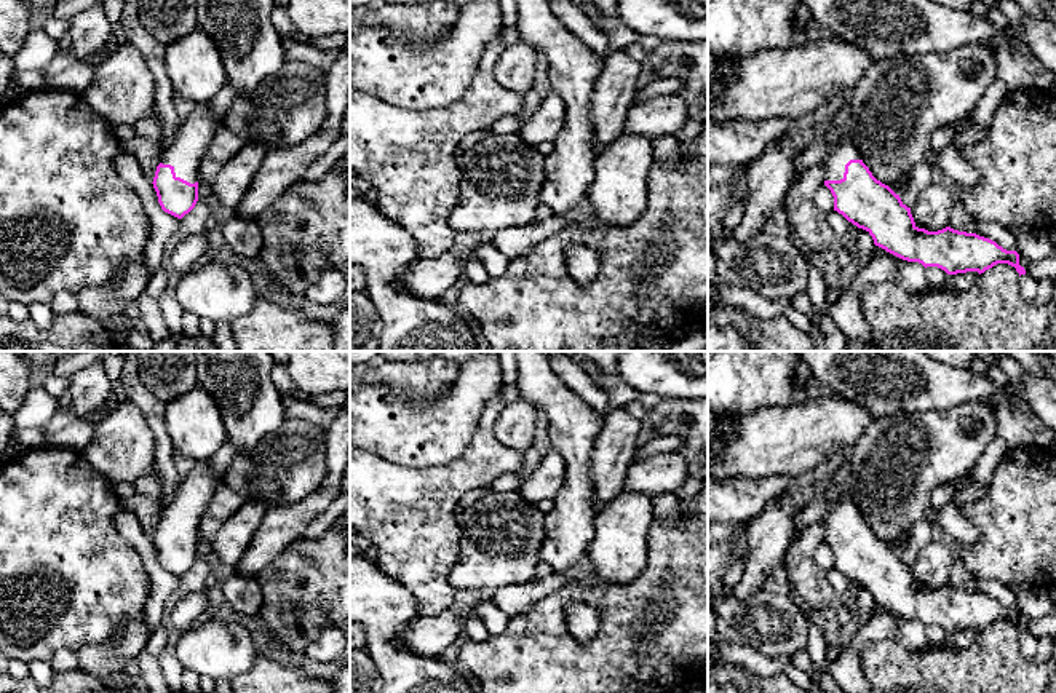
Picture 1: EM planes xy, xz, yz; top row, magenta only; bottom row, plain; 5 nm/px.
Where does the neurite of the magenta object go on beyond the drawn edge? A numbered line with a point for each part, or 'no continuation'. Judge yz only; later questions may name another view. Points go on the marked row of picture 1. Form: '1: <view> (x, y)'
1: yz (834, 163)

